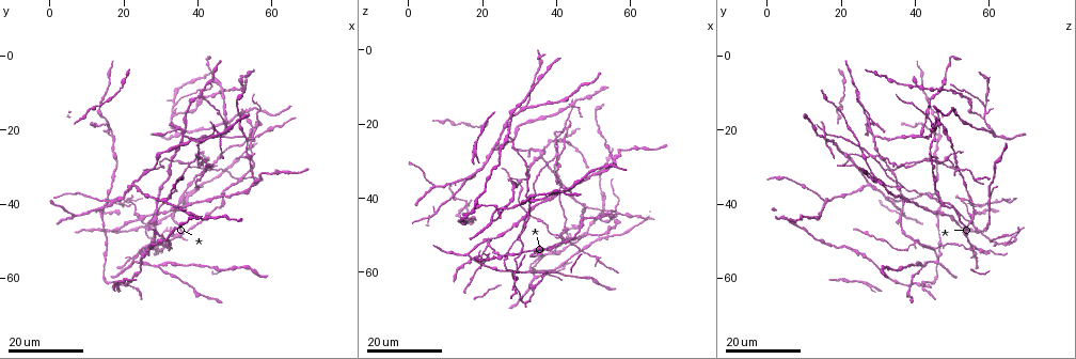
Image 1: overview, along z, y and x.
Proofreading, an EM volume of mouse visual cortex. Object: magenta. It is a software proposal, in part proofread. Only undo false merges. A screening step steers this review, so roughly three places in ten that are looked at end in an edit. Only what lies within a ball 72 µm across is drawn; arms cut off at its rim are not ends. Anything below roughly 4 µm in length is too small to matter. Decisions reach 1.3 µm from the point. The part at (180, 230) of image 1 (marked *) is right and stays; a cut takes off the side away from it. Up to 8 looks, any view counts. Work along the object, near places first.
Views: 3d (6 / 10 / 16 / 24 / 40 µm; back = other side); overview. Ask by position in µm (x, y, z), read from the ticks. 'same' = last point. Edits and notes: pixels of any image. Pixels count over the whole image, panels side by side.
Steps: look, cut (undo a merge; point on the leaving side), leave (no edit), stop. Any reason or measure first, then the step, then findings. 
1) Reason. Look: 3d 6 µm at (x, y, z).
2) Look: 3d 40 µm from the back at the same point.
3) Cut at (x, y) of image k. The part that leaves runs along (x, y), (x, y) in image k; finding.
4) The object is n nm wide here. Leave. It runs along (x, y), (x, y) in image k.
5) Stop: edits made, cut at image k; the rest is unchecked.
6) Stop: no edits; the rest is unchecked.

Look: 3d 24 µm at (36.0, 20.0, 28.0).

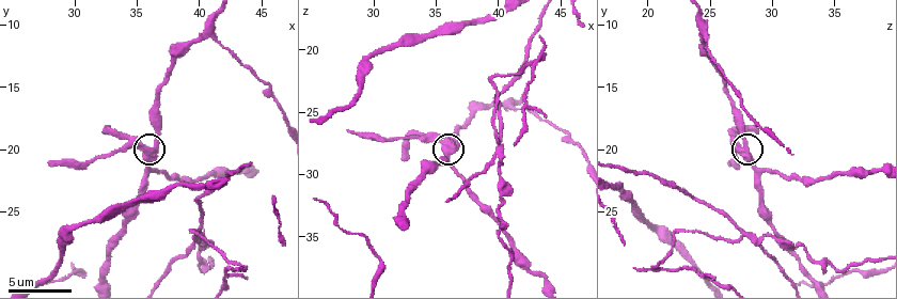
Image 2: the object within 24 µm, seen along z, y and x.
Closer look. Look: 3d 6 µm at (36.0, 20.2, 27.4).

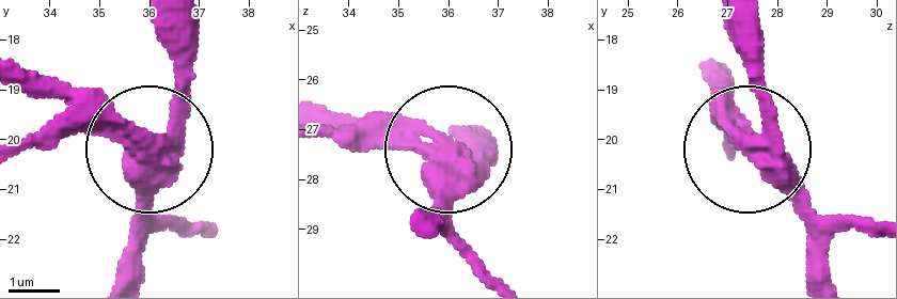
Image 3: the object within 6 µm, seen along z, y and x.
3 arms meet here. Cut at (87, 115) of image 3. The part that leaves runs along (143, 144), (83, 131), (20, 140) in image 3; a second neuron is stuck on.

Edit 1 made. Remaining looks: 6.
Looks like a crossing. Look: 3d 24 µm at (54.0, 27.0, 44.5).

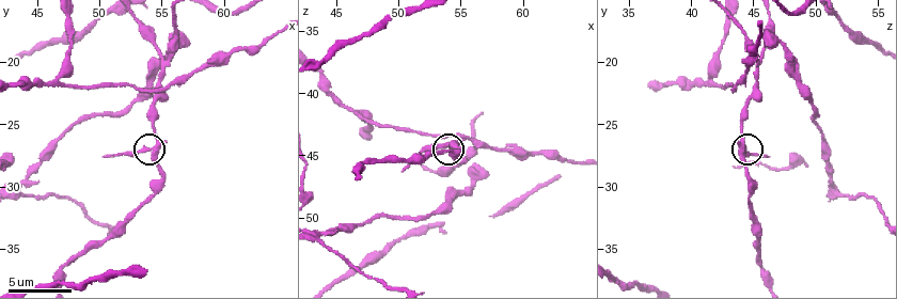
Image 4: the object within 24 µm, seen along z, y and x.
Look: 3d 10 µm at (54.2, 27.2, 43.8).

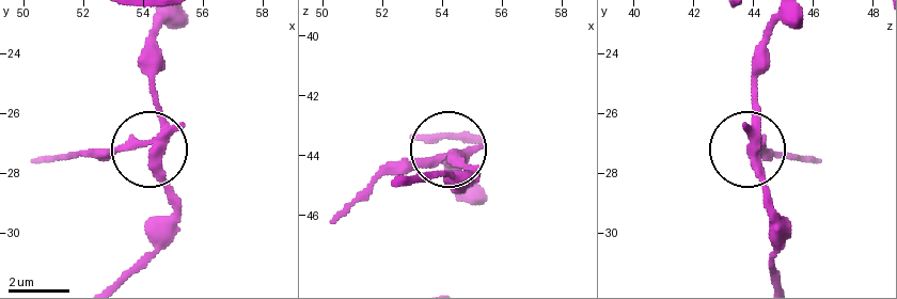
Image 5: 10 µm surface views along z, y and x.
4 arms meet here. Leave. It runs along (116, 281), (153, 242), (170, 197), (140, 146), (81, 151) in image 5; continuous, no second neuron.

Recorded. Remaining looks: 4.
Three-way junction. Look: 3d 10 µm at (55.2, 19.8, 45.4).

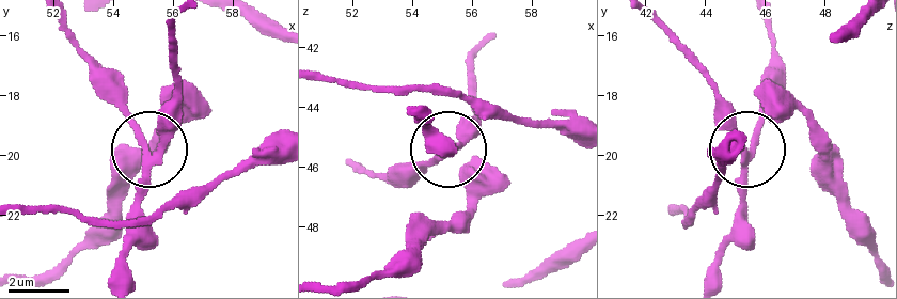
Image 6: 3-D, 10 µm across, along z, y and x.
Leave. It runs along (125, 280), (148, 158), (132, 127), (90, 83) in image 6; continuous, no second neuron.

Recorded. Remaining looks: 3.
Small branch off a trunk. Look: 3d 16 µm at (16.5, 21.5, 46.5).

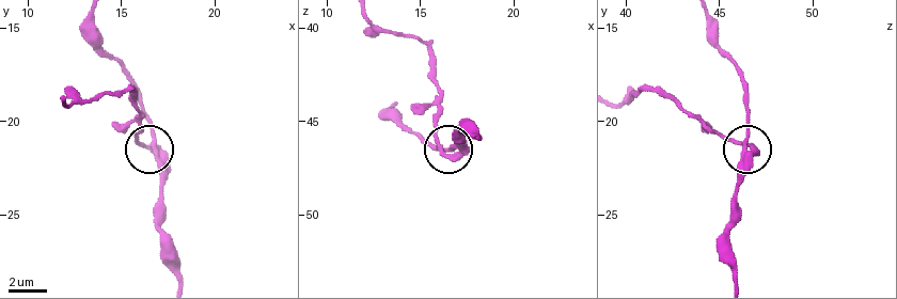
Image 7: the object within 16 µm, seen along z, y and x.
Look: 3d 6 µm at (16.6, 21.2, 46.4).

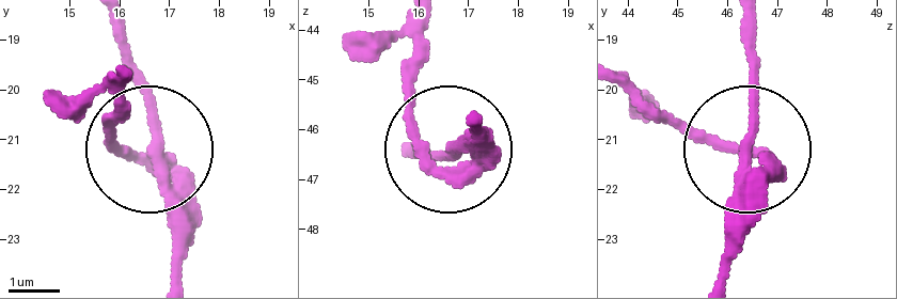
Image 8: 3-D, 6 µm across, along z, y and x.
The object is 260 nm wide here. Leave. It runs along (719, 272), (756, 120), (756, 17) in image 8; all the same neuron.

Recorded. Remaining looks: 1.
Stop: edits made, cut at image 3; the rest is unchecked.

